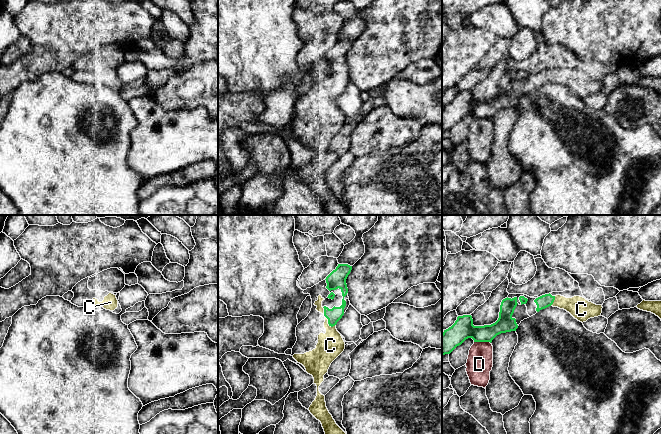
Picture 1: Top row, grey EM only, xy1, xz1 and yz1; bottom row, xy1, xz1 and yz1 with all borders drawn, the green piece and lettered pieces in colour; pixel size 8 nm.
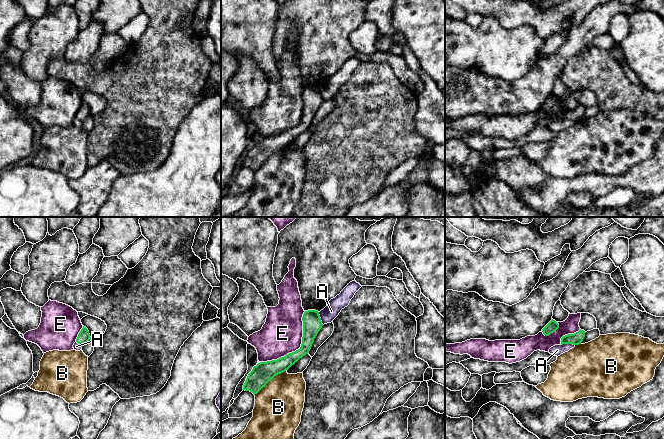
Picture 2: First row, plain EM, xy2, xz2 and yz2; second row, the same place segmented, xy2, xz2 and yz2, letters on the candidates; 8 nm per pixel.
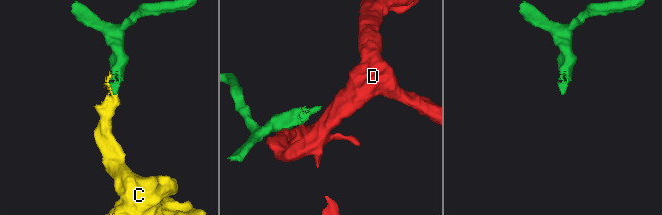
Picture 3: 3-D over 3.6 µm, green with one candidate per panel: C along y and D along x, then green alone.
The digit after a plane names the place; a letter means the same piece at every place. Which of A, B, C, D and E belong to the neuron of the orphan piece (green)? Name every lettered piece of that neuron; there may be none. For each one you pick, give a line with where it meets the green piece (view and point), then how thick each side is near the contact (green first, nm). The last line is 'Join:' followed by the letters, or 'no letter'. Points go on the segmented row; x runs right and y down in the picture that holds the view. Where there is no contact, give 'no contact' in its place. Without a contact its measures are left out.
C: contact xz1 (328, 323); calibres 120 and 220 nm
Join: C

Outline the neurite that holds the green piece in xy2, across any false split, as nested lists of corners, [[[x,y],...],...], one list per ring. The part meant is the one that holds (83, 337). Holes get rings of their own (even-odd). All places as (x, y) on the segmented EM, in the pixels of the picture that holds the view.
[[[83,326],[83,328],[81,329],[81,331],[78,334],[76,342],[82,347],[89,340],[91,340],[89,331],[88,331],[88,329],[86,327]]]

